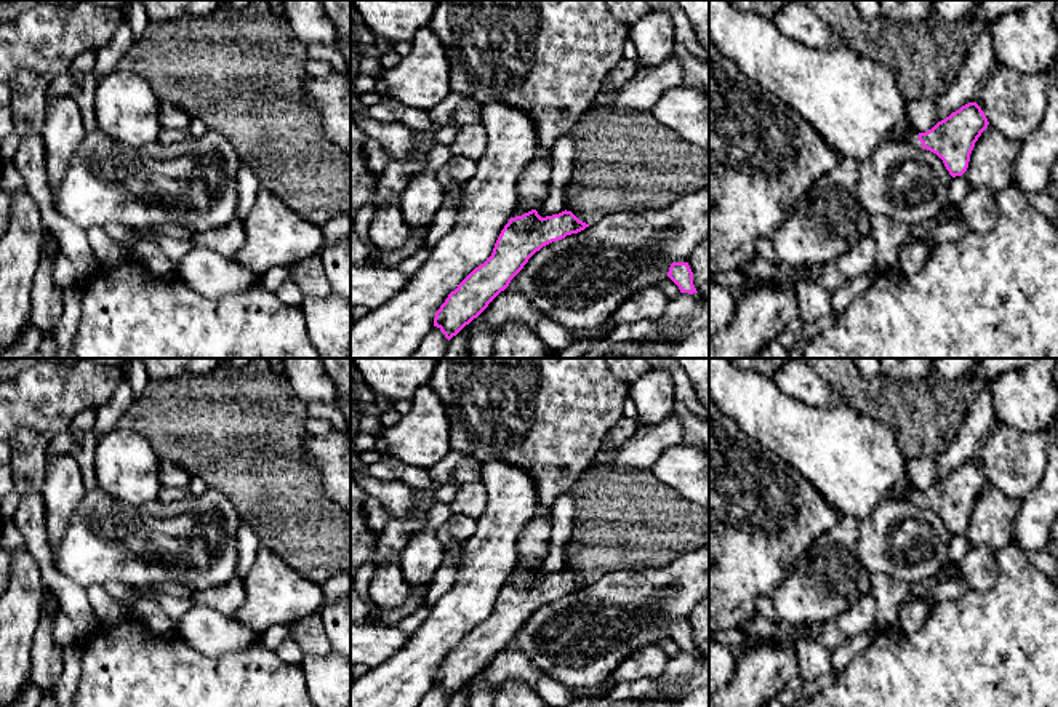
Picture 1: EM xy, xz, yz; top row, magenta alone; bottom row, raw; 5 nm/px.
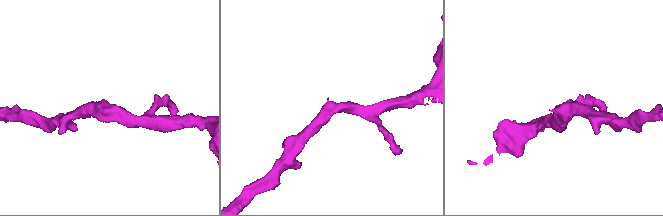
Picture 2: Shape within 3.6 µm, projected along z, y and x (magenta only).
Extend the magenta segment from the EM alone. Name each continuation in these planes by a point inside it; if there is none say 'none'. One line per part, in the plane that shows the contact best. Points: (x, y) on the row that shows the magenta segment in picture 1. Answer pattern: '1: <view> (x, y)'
1: yz (895, 135)

